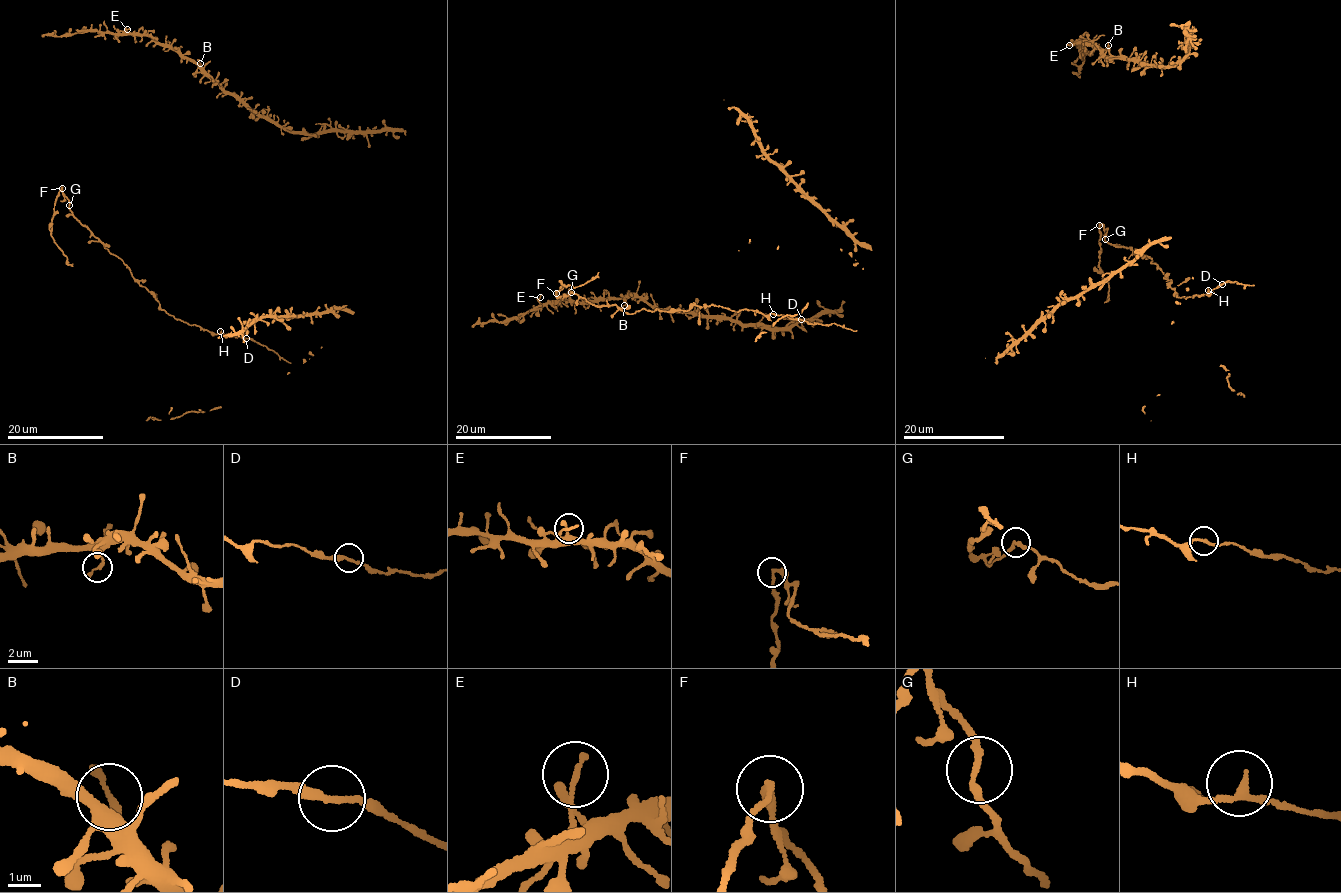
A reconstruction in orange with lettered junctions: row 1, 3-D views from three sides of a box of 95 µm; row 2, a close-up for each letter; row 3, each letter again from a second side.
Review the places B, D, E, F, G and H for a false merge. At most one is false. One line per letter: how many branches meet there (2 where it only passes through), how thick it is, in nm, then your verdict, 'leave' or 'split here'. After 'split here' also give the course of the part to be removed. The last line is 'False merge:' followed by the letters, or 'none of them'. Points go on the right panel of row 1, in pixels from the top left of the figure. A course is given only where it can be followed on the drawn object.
B: branches 2; calibre 170 nm; leave
D: branches 2; calibre 260 nm; leave
E: branches 2; calibre 140 nm; leave
F: branches 2; calibre 240 nm; split here; course (1098, 224), (1099, 265), (1102, 278), (1109, 285), (1104, 303)
G: branches 2; calibre 200 nm; leave
H: branches 2; calibre 190 nm; leave
False merge: F

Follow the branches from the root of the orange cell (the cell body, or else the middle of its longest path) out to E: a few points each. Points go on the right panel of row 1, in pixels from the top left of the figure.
E: (1098, 45), (1095, 48), (1091, 43), (1085, 45), (1080, 42), (1077, 46), (1069, 45)

